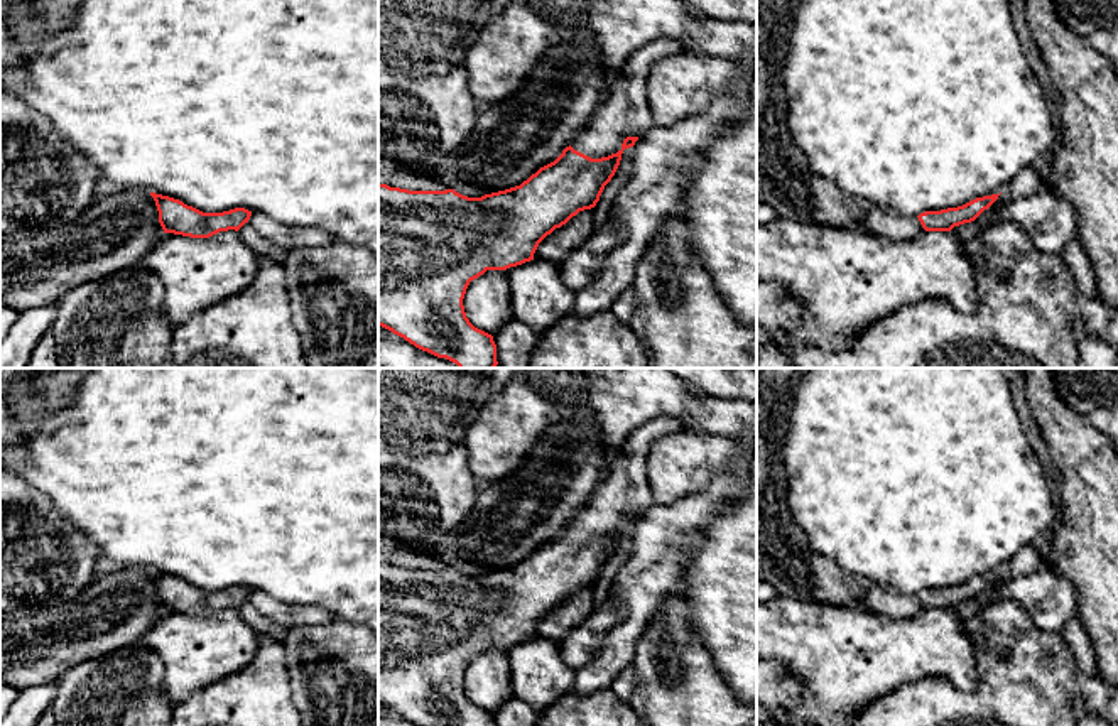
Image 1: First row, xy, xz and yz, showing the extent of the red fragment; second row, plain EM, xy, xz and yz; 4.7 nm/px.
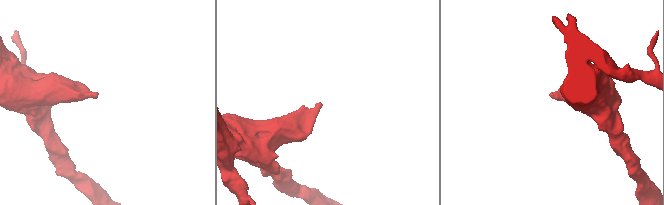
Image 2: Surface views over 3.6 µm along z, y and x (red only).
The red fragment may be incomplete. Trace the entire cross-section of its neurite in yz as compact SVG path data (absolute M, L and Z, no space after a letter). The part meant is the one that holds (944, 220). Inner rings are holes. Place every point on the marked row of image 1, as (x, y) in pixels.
M998 196L976 198L958 208L925 211L919 216L905 216L868 204L860 230L893 241L912 240L924 231L951 231L954 226L974 221Z

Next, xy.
M150 192L159 211L159 223L164 233L191 238L209 238L220 231L238 231L248 223L252 211L235 208L223 213L203 213L179 199Z

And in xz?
M657 39L635 51L571 145L520 186L468 198L454 189L409 191L378 184L378 326L459 368L495 368L493 336L475 328L464 312L469 282L486 270L507 270L534 260L547 235L579 211L596 206L623 150L633 147L645 132L655 130L647 95L652 66L682 51L684 46L672 39Z

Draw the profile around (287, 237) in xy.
M252 211L248 223L258 231L260 236L287 252L292 248L323 250L336 241L334 236L323 230L279 223L258 211Z

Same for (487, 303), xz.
M486 270L471 280L463 306L469 322L488 334L513 319L507 270Z

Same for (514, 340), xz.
M510 319L493 334L497 361L502 368L530 368L530 355L539 334L527 324Z

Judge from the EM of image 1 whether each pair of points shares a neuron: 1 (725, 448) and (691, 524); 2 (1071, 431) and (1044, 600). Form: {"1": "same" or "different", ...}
{"1": "different", "2": "different"}

